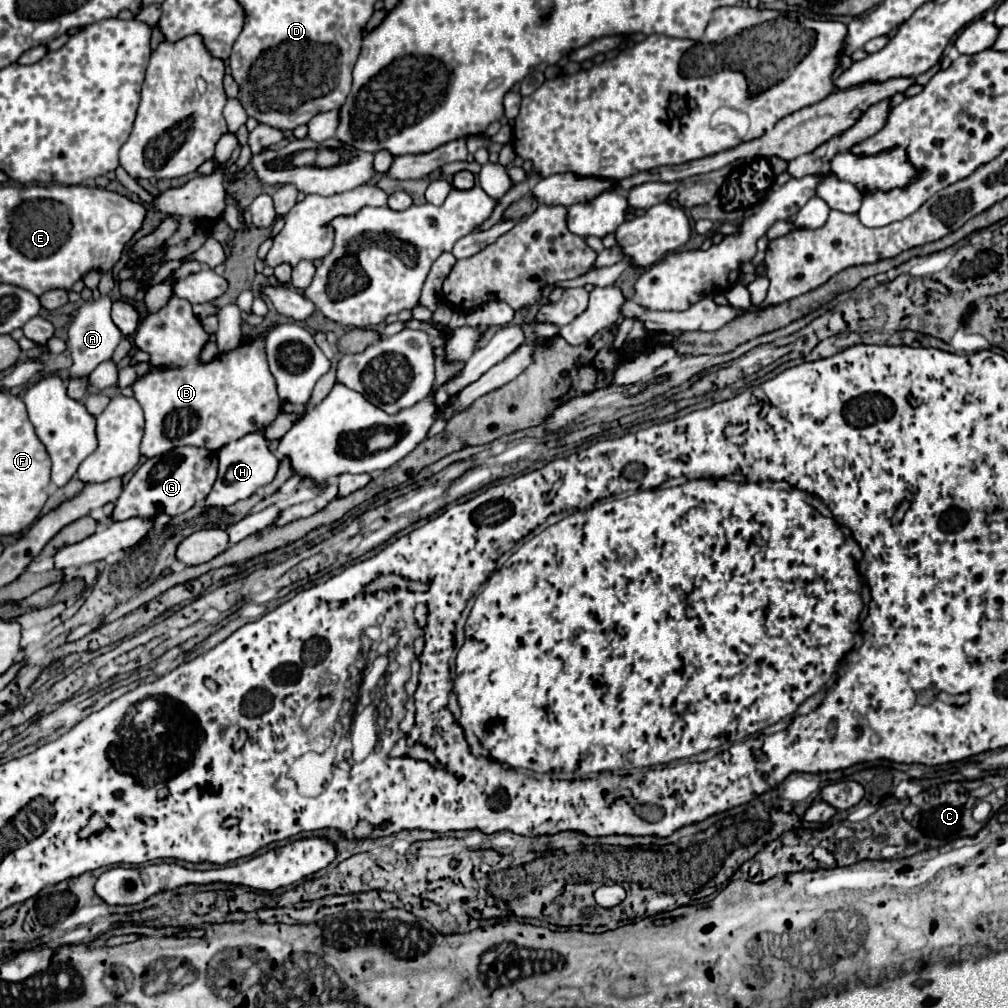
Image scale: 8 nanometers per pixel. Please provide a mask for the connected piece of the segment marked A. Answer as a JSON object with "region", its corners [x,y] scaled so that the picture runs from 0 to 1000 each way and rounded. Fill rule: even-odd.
{"region":[[[98,294],[98,296],[88,296],[80,302],[76,308],[74,315],[70,317],[68,323],[68,335],[66,335],[66,345],[70,347],[72,353],[72,363],[70,363],[70,375],[80,375],[88,373],[100,359],[110,357],[116,341],[120,339],[122,331],[110,317],[110,304],[112,298],[108,294]]]}

